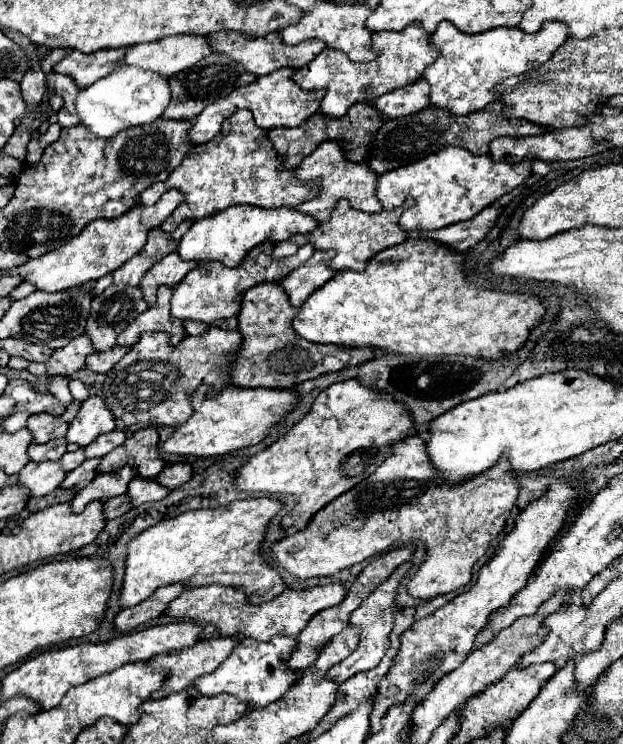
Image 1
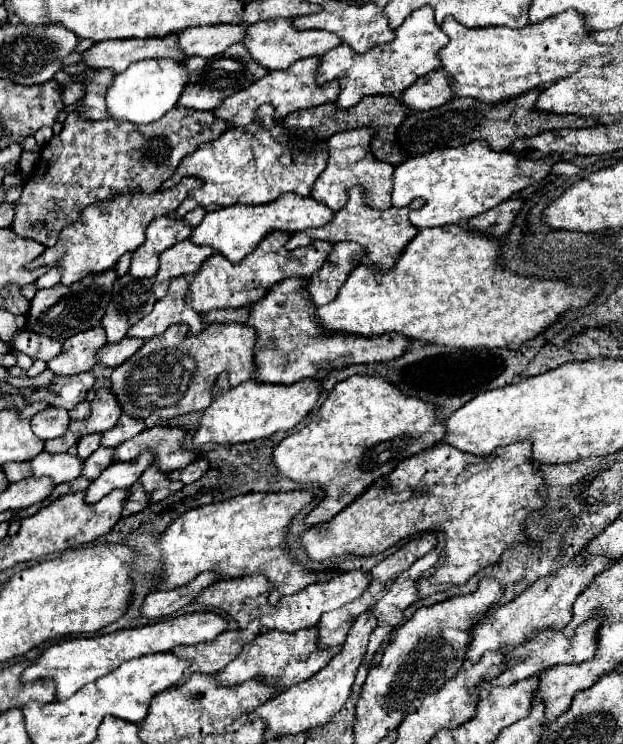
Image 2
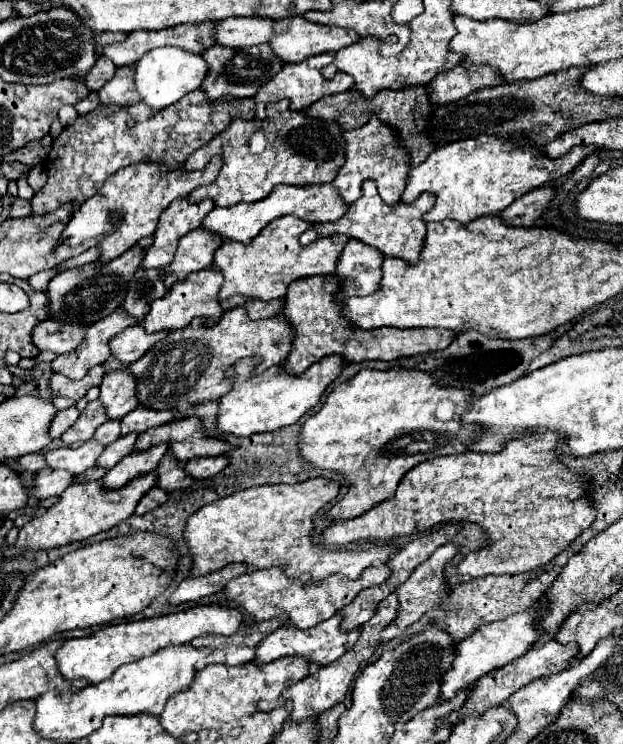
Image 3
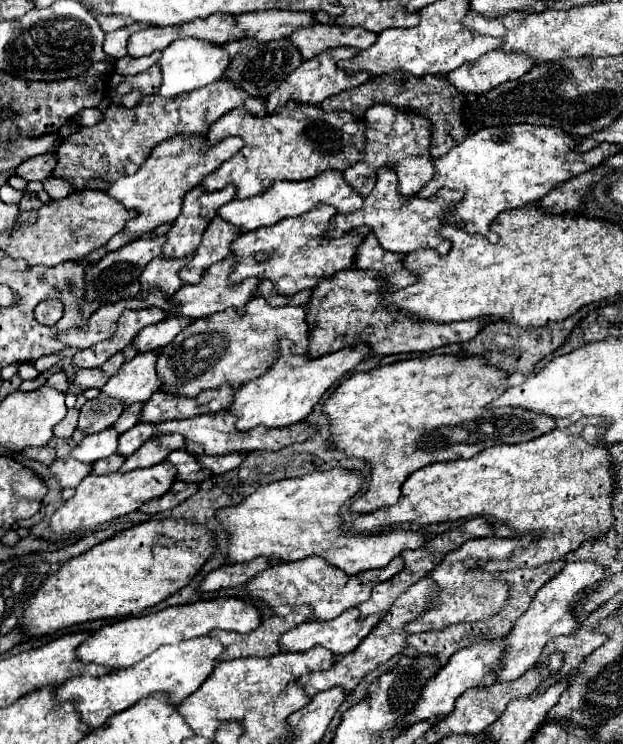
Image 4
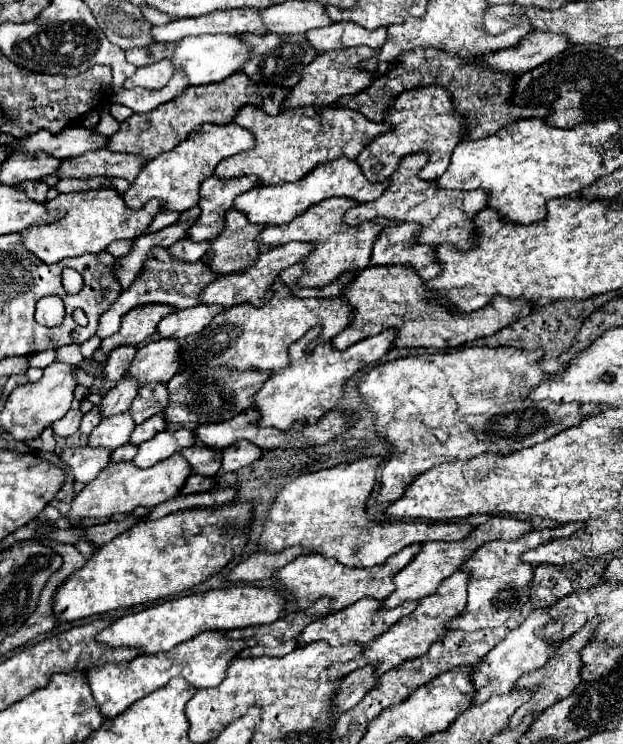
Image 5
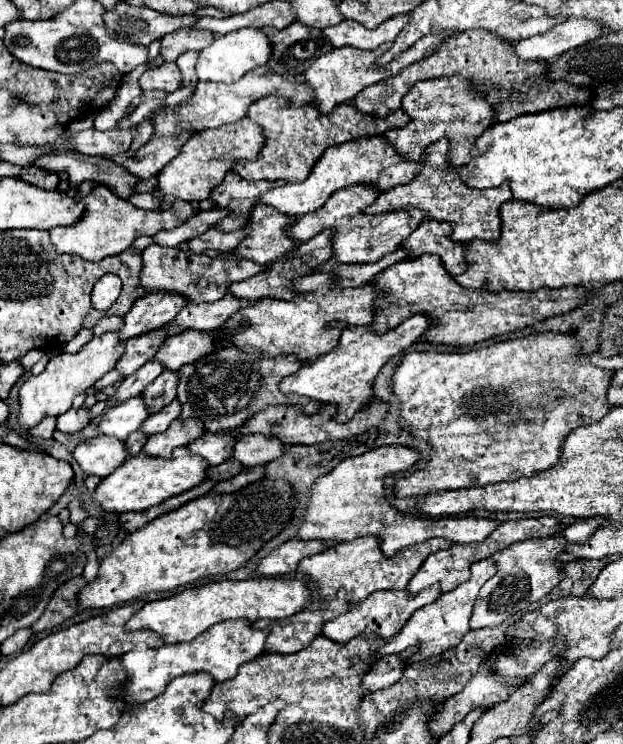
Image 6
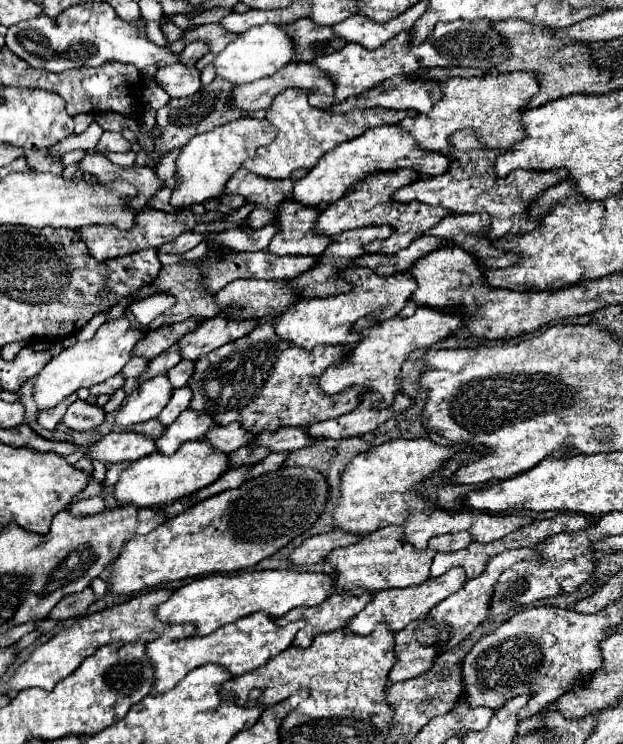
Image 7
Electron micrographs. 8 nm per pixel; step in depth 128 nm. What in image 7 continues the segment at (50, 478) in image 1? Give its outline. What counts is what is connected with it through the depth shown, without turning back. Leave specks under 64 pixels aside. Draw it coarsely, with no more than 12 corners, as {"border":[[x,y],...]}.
{"border":[[168,374],[142,382],[118,410],[116,426],[156,418],[172,396]]}

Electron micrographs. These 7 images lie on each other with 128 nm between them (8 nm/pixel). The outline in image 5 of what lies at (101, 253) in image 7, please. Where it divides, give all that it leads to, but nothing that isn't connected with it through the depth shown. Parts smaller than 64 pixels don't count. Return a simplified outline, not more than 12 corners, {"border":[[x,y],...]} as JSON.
{"border":[[116,190],[60,194],[66,216],[20,232],[46,264],[136,240],[164,210]]}

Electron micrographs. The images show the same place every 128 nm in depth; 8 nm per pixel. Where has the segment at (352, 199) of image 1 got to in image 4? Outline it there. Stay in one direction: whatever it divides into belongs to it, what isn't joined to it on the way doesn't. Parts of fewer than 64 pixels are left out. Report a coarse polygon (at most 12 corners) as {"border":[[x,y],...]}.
{"border":[[410,110],[366,112],[364,158],[344,172],[368,196],[376,170],[396,168],[398,190],[434,178],[432,124]]}

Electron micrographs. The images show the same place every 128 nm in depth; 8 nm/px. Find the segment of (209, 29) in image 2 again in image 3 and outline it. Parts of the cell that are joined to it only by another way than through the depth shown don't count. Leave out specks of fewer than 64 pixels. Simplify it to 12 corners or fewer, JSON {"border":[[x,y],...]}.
{"border":[[238,16],[216,26],[216,44],[268,44],[272,18]]}

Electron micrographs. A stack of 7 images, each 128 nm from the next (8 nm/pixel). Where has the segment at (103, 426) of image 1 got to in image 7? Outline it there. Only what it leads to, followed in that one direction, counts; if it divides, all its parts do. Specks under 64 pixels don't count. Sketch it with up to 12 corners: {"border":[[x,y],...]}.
{"border":[[204,320],[178,346],[182,358],[200,356],[246,336],[258,320]]}

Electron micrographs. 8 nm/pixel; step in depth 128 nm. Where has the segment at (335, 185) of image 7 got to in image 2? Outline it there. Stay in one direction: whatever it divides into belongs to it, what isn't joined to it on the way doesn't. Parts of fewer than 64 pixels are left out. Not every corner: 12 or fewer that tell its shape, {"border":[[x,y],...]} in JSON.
{"border":[[310,196],[208,212],[190,240],[240,262],[272,230],[324,226]]}

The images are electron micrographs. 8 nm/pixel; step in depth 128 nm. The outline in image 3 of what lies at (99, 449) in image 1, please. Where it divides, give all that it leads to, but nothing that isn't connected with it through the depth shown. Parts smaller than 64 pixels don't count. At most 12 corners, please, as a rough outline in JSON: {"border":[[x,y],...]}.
{"border":[[138,406],[122,418],[122,436],[172,422],[176,410]]}

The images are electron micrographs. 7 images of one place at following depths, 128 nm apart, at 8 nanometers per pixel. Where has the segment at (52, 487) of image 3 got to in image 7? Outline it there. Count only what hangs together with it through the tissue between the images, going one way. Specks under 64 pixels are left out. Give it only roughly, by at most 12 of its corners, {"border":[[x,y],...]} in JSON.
{"border":[[112,432],[86,456],[104,464],[134,462],[156,452],[156,440]]}

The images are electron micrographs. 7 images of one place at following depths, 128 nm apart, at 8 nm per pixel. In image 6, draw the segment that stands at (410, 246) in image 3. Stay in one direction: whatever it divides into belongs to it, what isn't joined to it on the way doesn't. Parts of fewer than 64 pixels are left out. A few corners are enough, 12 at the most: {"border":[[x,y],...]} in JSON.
{"border":[[442,138],[416,180],[386,190],[368,214],[420,208],[452,240],[496,240],[510,184],[470,188]]}

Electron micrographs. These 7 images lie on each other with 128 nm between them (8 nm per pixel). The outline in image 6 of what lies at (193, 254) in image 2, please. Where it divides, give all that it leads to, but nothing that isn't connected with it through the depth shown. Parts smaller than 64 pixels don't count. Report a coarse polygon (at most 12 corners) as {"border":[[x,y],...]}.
{"border":[[258,204],[234,254],[258,264],[288,258],[294,218]]}

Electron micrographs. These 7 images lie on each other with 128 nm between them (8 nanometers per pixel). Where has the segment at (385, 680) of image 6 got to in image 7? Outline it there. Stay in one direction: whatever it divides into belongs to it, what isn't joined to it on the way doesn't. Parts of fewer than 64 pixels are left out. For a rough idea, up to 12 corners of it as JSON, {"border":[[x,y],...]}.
{"border":[[412,626],[396,634],[390,682],[428,672],[440,650],[418,646]]}

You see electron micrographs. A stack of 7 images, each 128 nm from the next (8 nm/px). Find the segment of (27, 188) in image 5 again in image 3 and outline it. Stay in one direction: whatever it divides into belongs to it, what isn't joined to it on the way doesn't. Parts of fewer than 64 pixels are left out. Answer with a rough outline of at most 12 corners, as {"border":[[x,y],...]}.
{"border":[[18,198],[10,216],[22,218],[32,212],[28,200]]}

